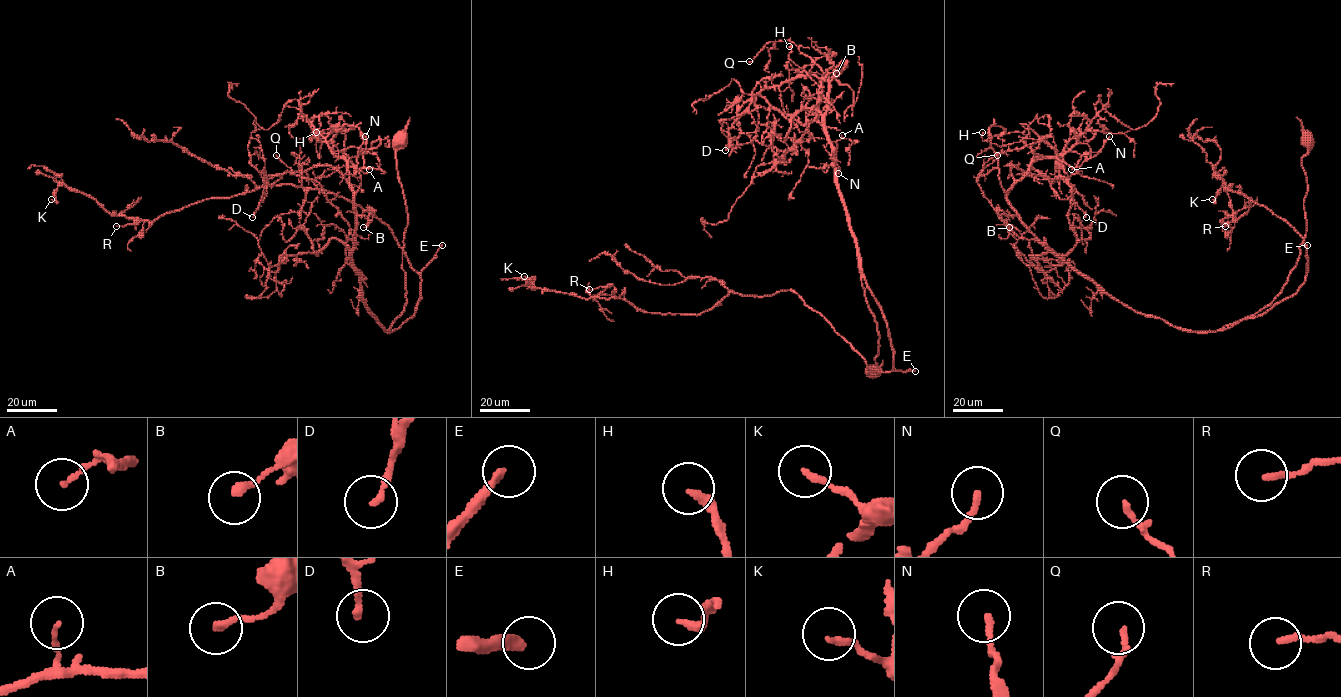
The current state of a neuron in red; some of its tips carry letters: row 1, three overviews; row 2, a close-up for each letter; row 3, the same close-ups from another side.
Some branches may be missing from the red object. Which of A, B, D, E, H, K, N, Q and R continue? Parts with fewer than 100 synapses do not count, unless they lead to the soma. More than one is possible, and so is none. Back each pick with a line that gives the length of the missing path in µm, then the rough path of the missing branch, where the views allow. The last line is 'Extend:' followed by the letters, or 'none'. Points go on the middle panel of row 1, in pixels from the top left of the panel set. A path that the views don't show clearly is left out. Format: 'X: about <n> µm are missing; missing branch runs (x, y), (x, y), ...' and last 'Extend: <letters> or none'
E: about 200 µm are missing
Extend: E

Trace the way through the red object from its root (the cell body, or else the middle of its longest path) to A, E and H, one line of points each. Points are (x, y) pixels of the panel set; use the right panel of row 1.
A: (1306, 139), (1296, 266), (1269, 304), (1217, 330), (1134, 311), (1026, 226), (1010, 189), (1039, 159), (1071, 169)
E: (1306, 139), (1306, 234), (1296, 266), (1269, 304), (1211, 331), (1292, 295), (1304, 282), (1307, 245)
H: (1306, 139), (1287, 284), (1197, 332), (1053, 254), (1001, 185), (989, 128), (1005, 130), (982, 132)

